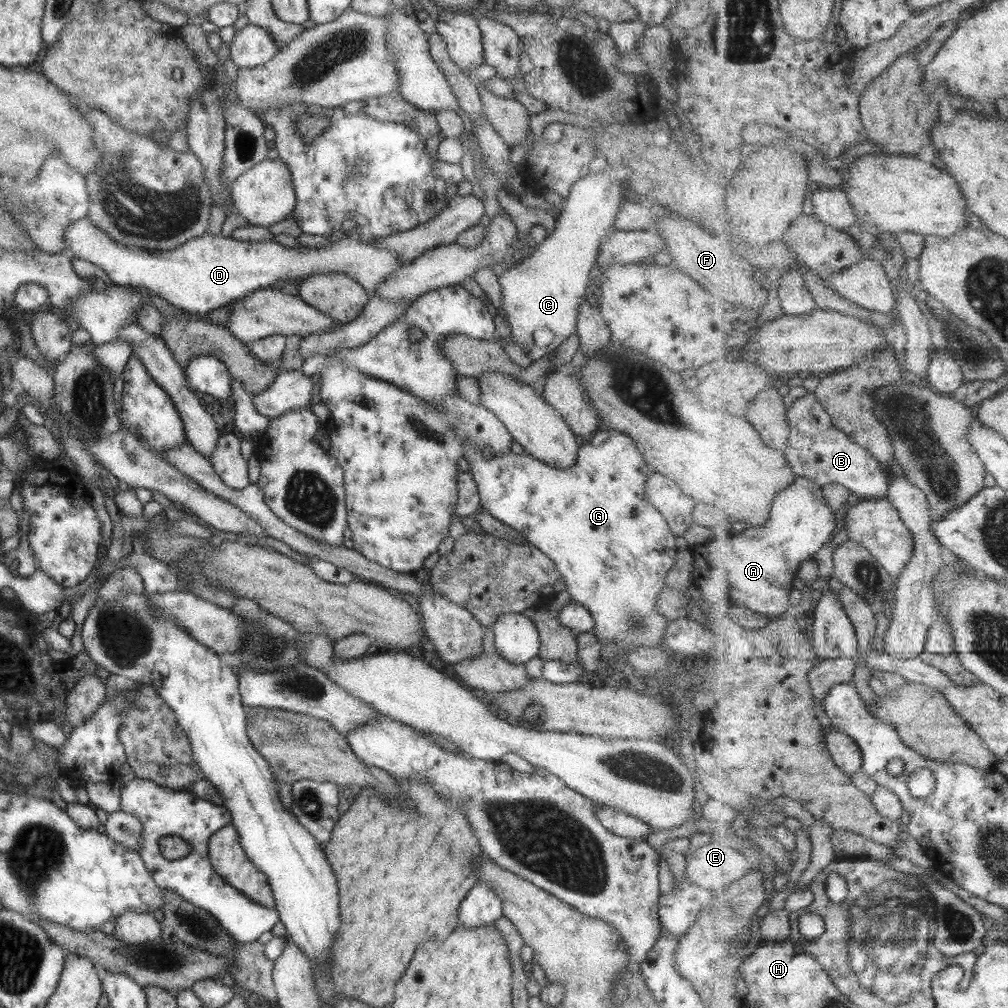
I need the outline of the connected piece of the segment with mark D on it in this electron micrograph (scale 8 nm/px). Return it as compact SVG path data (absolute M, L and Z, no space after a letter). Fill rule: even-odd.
M86 218L75 220L63 235L63 248L70 253L69 258L77 258L99 266L107 276L117 286L129 286L129 288L145 288L149 290L151 295L158 296L167 303L181 308L191 313L205 315L207 312L215 310L220 306L227 305L238 298L247 296L258 289L265 289L273 286L278 282L286 280L301 281L303 278L312 275L327 273L344 273L354 282L357 282L368 298L375 295L377 285L387 279L387 274L391 274L397 266L397 258L393 252L385 250L385 248L375 248L370 240L353 238L346 236L343 232L333 237L333 244L323 248L285 248L280 244L273 242L241 242L232 240L231 237L223 237L221 235L211 235L206 232L202 236L192 238L186 241L182 246L176 247L169 251L145 251L141 248L133 246L123 246L111 241L103 231L99 231L97 227L91 225Z

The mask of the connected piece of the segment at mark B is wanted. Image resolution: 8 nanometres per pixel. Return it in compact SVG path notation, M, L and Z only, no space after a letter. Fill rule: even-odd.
M807 392L787 408L788 423L790 424L790 439L784 450L786 459L792 466L796 476L809 478L819 486L842 484L861 497L887 498L890 487L890 470L883 466L864 446L857 444L849 434L843 432L833 421L826 408L819 402L814 392Z

